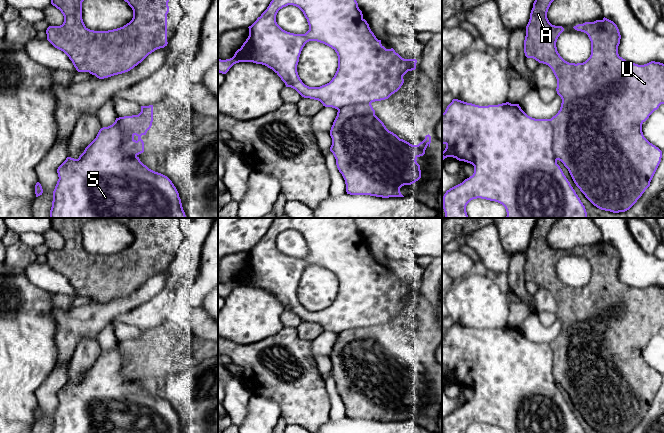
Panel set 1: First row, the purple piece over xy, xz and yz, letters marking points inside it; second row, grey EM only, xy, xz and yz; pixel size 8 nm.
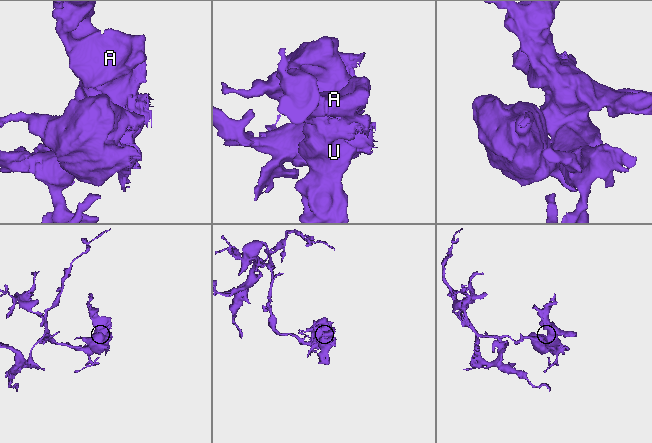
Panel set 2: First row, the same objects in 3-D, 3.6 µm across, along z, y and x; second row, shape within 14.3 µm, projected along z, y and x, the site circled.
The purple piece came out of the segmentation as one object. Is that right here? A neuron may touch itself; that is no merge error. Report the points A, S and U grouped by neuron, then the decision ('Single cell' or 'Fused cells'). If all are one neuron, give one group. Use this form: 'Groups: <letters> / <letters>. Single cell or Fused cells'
Groups: A U / S. Fused cells

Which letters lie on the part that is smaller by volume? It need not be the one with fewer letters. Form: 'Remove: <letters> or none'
Remove: S

